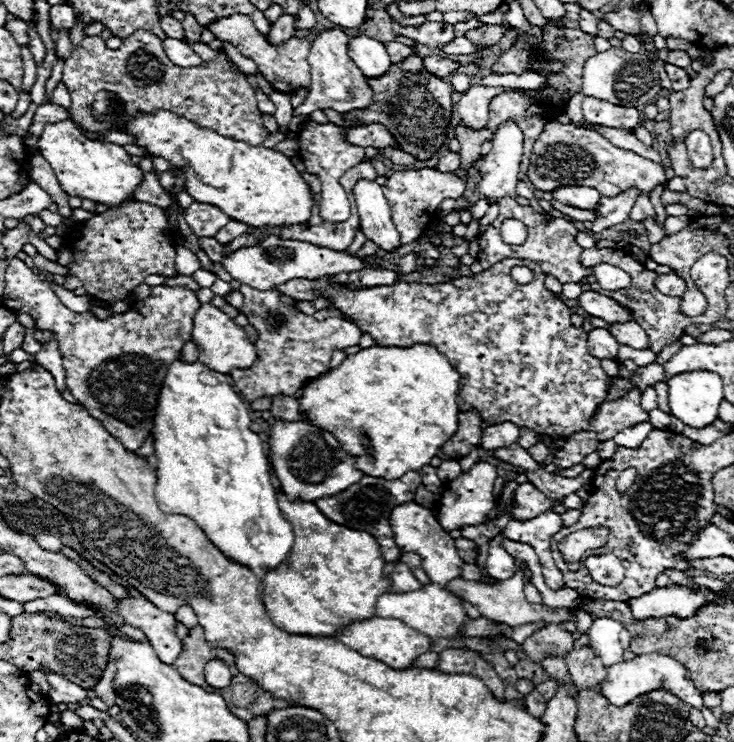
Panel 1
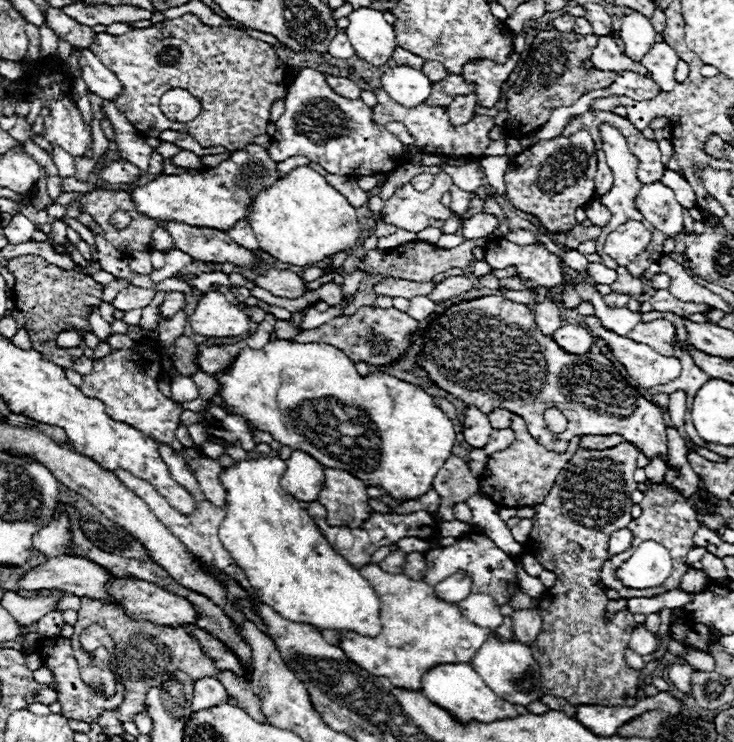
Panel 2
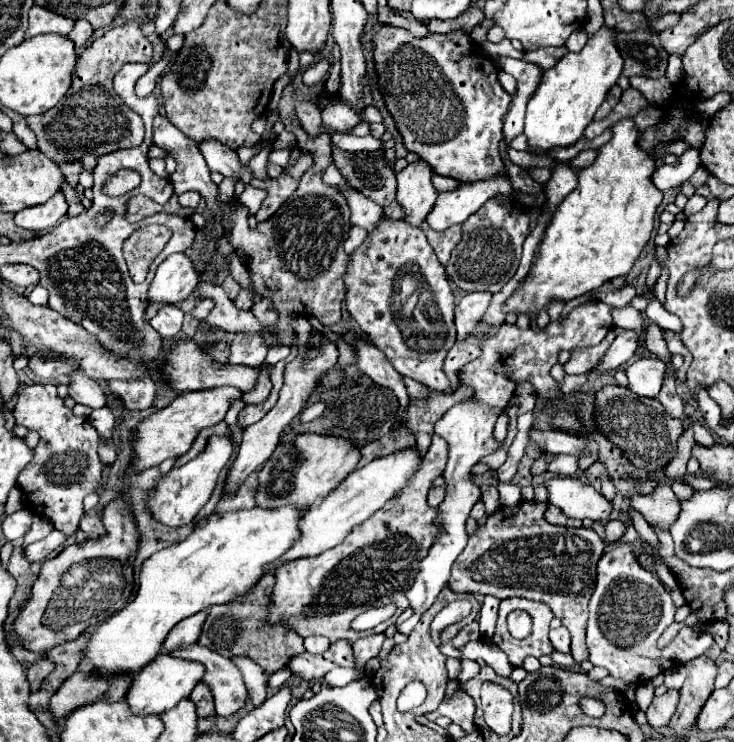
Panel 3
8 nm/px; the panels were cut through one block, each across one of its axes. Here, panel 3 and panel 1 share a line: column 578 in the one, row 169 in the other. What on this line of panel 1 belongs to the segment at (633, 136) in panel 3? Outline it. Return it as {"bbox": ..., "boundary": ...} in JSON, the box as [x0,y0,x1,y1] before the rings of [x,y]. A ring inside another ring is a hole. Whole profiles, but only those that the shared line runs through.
{"bbox":[122,110,312,226],"boundary":[[[156,110],[154,114],[138,112],[136,118],[126,122],[122,132],[136,138],[136,144],[146,148],[152,158],[164,158],[172,164],[172,170],[184,170],[186,182],[184,188],[188,194],[204,204],[214,204],[224,210],[234,220],[240,220],[248,226],[290,226],[290,224],[304,224],[310,218],[312,196],[308,184],[302,180],[300,172],[294,168],[288,156],[266,148],[266,146],[250,146],[246,142],[238,142],[234,138],[226,138],[216,134],[214,130],[202,128],[184,116],[170,114],[168,110]]]}

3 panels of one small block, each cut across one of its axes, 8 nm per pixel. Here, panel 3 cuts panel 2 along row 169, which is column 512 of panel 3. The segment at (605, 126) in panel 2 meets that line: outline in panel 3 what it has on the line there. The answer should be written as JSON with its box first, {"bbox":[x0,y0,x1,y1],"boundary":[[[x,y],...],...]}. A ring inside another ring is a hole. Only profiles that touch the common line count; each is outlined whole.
{"bbox":[508,610,532,638],"boundary":[[[514,610],[508,614],[508,630],[512,632],[514,638],[528,638],[532,632],[532,618],[528,612]]]}

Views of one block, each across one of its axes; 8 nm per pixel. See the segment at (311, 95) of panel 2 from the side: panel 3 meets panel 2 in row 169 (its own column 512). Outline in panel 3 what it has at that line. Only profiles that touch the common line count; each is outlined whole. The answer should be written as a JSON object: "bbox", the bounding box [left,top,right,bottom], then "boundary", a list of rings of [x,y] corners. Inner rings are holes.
{"bbox":[398,300,612,632],"boundary":[[[590,300],[582,306],[576,306],[564,320],[550,322],[544,328],[532,330],[528,326],[526,330],[518,328],[516,324],[500,324],[498,328],[488,328],[488,334],[480,338],[480,356],[474,362],[468,362],[460,370],[460,384],[466,384],[474,390],[472,400],[454,404],[434,426],[434,432],[440,434],[448,442],[448,466],[444,472],[446,484],[448,484],[448,494],[446,500],[440,504],[442,516],[436,520],[444,524],[444,532],[440,534],[440,540],[432,546],[432,554],[428,554],[428,560],[420,562],[420,572],[408,590],[408,600],[410,606],[414,608],[414,616],[408,618],[406,622],[398,624],[400,632],[412,630],[422,612],[428,610],[440,590],[448,584],[452,564],[456,562],[458,554],[466,548],[468,534],[466,534],[466,520],[472,510],[472,506],[480,500],[480,488],[470,482],[470,468],[482,460],[484,456],[496,452],[502,444],[494,440],[494,424],[498,416],[504,412],[508,406],[510,398],[514,396],[518,384],[530,382],[536,388],[536,396],[542,402],[552,402],[558,398],[560,384],[554,382],[554,378],[549,374],[551,368],[558,362],[558,354],[562,350],[576,350],[576,348],[588,348],[596,346],[602,342],[602,338],[608,334],[612,328],[612,316],[610,316],[612,306]],[[532,332],[534,332],[534,344],[532,344]]]}

